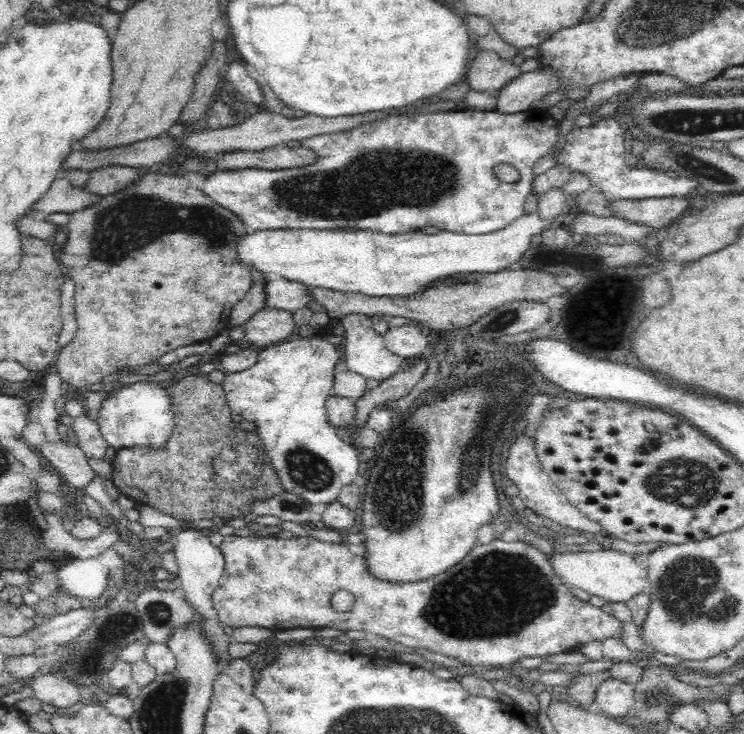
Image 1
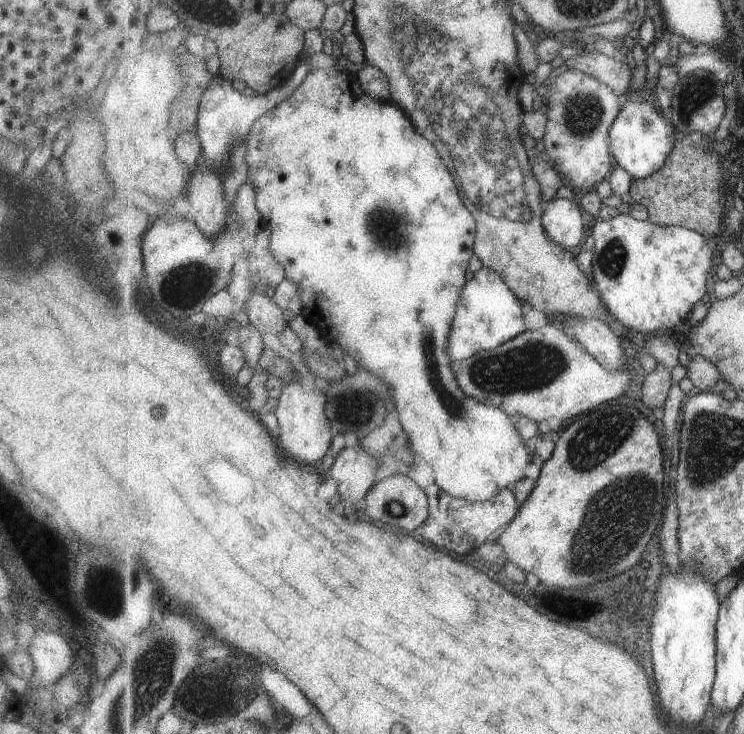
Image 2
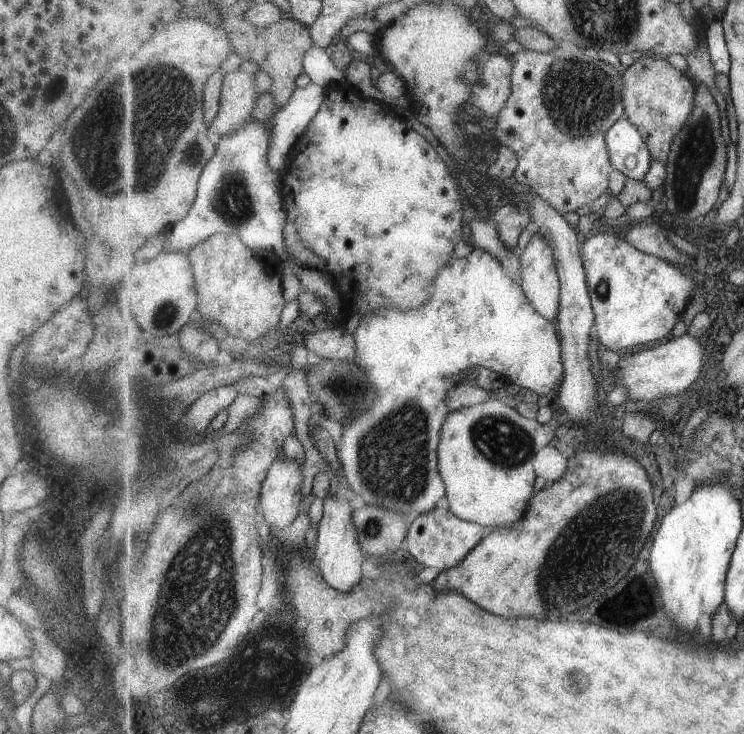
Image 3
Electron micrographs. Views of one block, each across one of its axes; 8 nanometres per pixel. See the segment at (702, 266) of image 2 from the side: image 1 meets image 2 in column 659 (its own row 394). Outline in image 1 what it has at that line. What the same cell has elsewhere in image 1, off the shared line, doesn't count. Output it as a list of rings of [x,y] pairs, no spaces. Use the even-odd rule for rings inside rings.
[[[324,328],[317,331],[314,338],[295,335],[282,343],[269,345],[260,351],[254,366],[243,372],[228,374],[221,384],[231,413],[254,424],[251,432],[258,437],[265,460],[279,479],[283,493],[298,495],[311,505],[336,502],[340,490],[353,484],[359,474],[358,446],[342,441],[327,420],[325,405],[332,396],[334,370],[342,359],[342,350],[338,351],[334,348],[335,344],[326,342],[326,334],[331,333]]]

